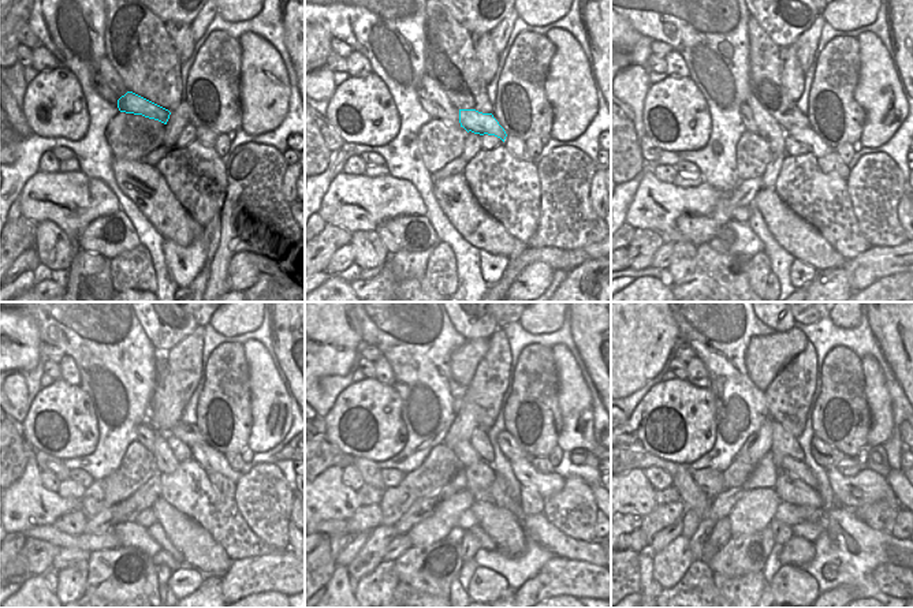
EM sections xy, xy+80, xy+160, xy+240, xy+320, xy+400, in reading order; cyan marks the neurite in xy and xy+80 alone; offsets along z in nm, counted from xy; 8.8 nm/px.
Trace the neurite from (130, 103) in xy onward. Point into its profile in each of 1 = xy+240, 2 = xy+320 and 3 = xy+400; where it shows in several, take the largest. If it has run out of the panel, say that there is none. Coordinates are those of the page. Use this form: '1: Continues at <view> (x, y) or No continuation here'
1: Continues at xy+240 (212, 461)
2: Continues at xy+320 (547, 485)
3: Continues at xy+400 (867, 487).

